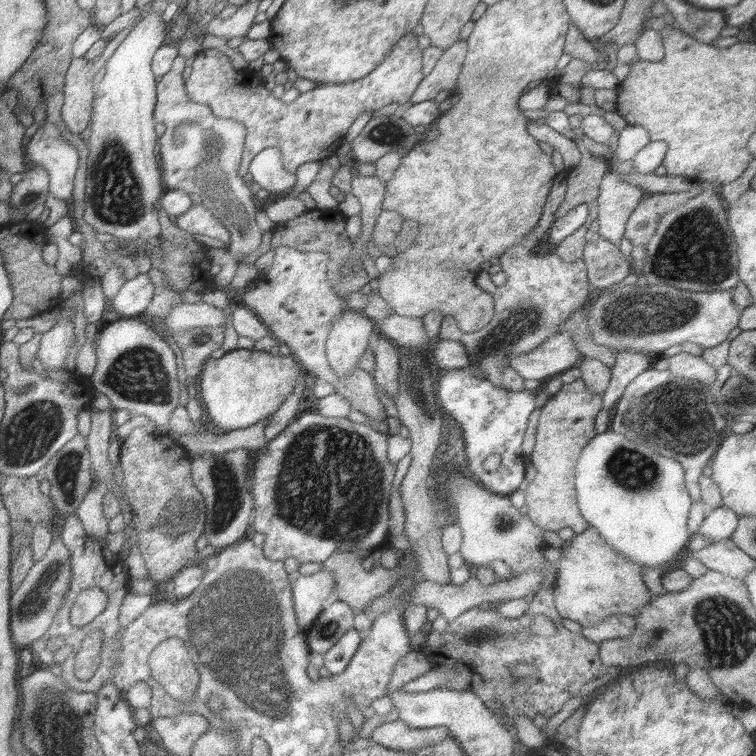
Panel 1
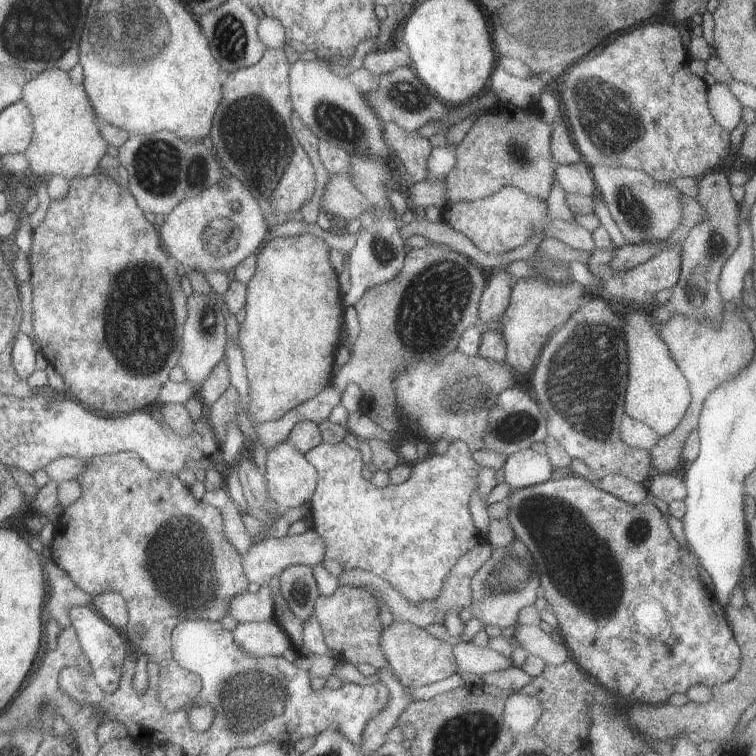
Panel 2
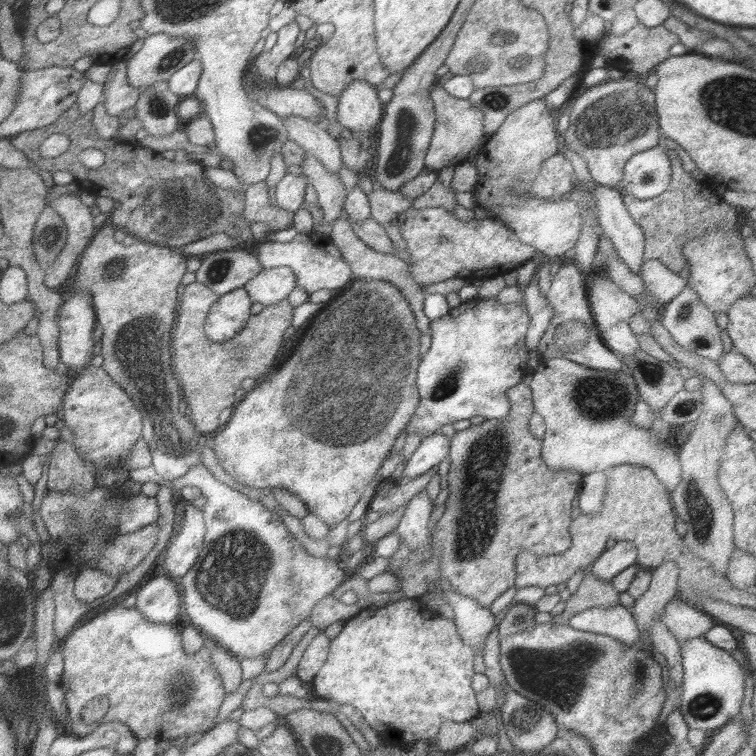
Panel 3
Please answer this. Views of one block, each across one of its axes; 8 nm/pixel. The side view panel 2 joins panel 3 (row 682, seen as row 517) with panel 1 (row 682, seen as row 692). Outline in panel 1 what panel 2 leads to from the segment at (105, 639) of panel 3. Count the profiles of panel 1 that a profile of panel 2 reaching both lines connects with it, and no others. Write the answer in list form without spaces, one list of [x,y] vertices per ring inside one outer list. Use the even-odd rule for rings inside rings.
[[[179,638],[159,642],[149,656],[149,670],[153,680],[179,702],[191,702],[199,684],[197,668]]]

